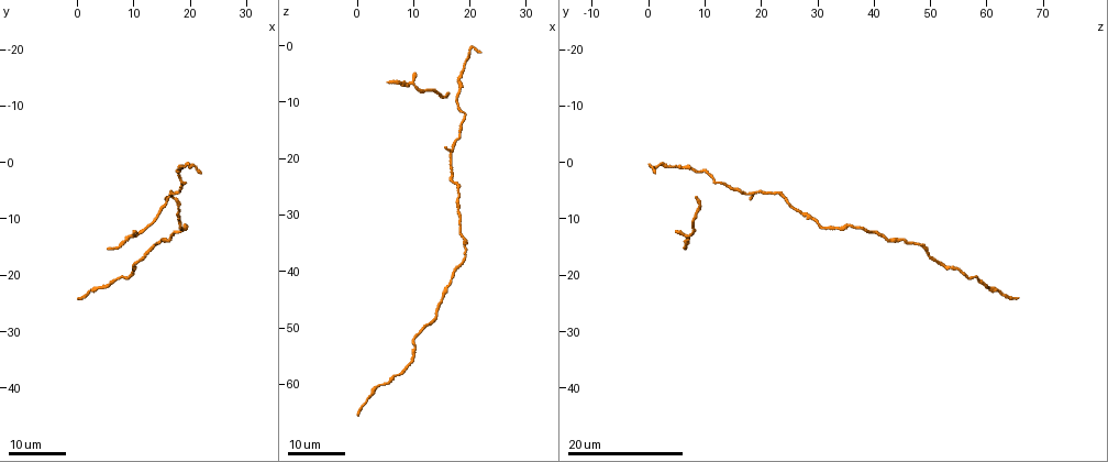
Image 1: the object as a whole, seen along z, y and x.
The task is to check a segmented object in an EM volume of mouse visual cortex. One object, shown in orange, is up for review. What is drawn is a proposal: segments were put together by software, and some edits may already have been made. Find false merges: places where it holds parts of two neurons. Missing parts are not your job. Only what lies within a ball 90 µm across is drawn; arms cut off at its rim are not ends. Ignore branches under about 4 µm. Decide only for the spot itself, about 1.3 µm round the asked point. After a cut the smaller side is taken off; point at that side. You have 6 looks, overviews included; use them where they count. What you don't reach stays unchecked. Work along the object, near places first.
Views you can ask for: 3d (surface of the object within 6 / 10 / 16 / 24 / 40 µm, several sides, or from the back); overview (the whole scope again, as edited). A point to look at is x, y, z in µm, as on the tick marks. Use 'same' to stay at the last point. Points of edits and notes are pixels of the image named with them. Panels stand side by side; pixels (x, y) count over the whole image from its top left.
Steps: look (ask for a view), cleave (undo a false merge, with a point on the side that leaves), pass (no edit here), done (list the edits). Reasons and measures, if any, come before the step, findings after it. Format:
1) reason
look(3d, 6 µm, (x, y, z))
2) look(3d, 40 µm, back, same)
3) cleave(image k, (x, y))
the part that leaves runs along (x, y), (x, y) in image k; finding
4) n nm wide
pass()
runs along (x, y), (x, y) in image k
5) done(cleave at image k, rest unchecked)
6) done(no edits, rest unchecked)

a narrow waist
look(3d, 24 µm, (18.0, 10.0, 29.0))

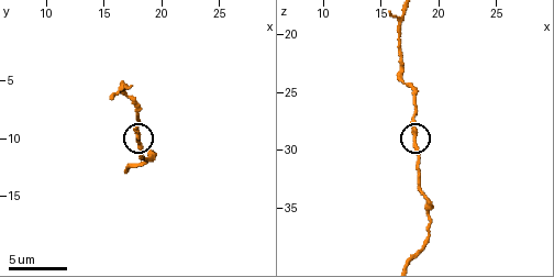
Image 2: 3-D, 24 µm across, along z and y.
zoom in
look(3d, 6 µm, same)

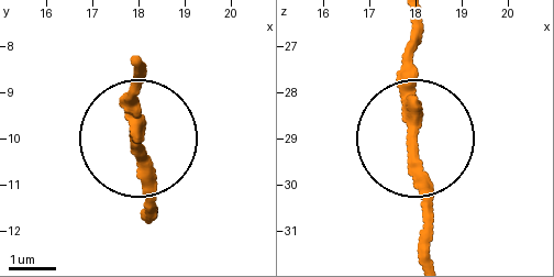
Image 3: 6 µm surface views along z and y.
pass()
runs along (423, 258), (411, 22) in image 3; all the same neuron

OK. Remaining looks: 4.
look(3d, 16 µm, (19.0, 3.0, 12.0))

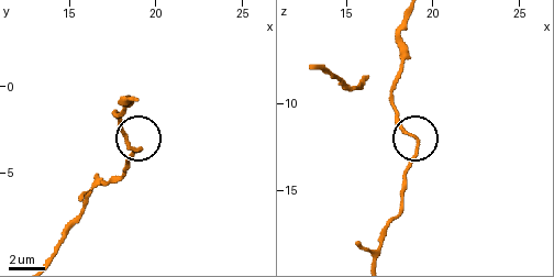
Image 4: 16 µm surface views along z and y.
look(3d, 6 µm, (18.4, 3.5, 11.7))

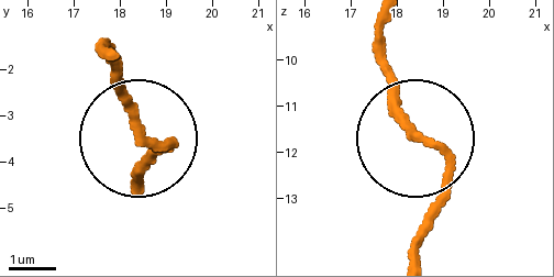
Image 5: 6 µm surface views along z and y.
side arm 16 µm
pass()
runs along (140, 181), (175, 142), (143, 137), (96, 52) in image 5; continuous, no second neuron

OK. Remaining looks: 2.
look(3d, 24 µm, (15.5, 13.5, 45.0))

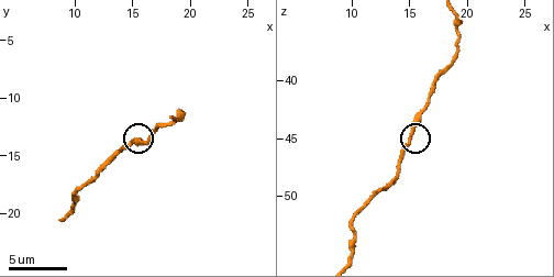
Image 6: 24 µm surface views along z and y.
closer look
look(3d, 10 µm, same)

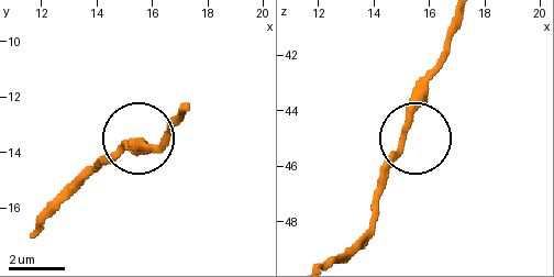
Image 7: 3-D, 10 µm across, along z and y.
280 nm wide
pass()
continuous, no second neuron

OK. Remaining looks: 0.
done(no edits, rest unchecked)

